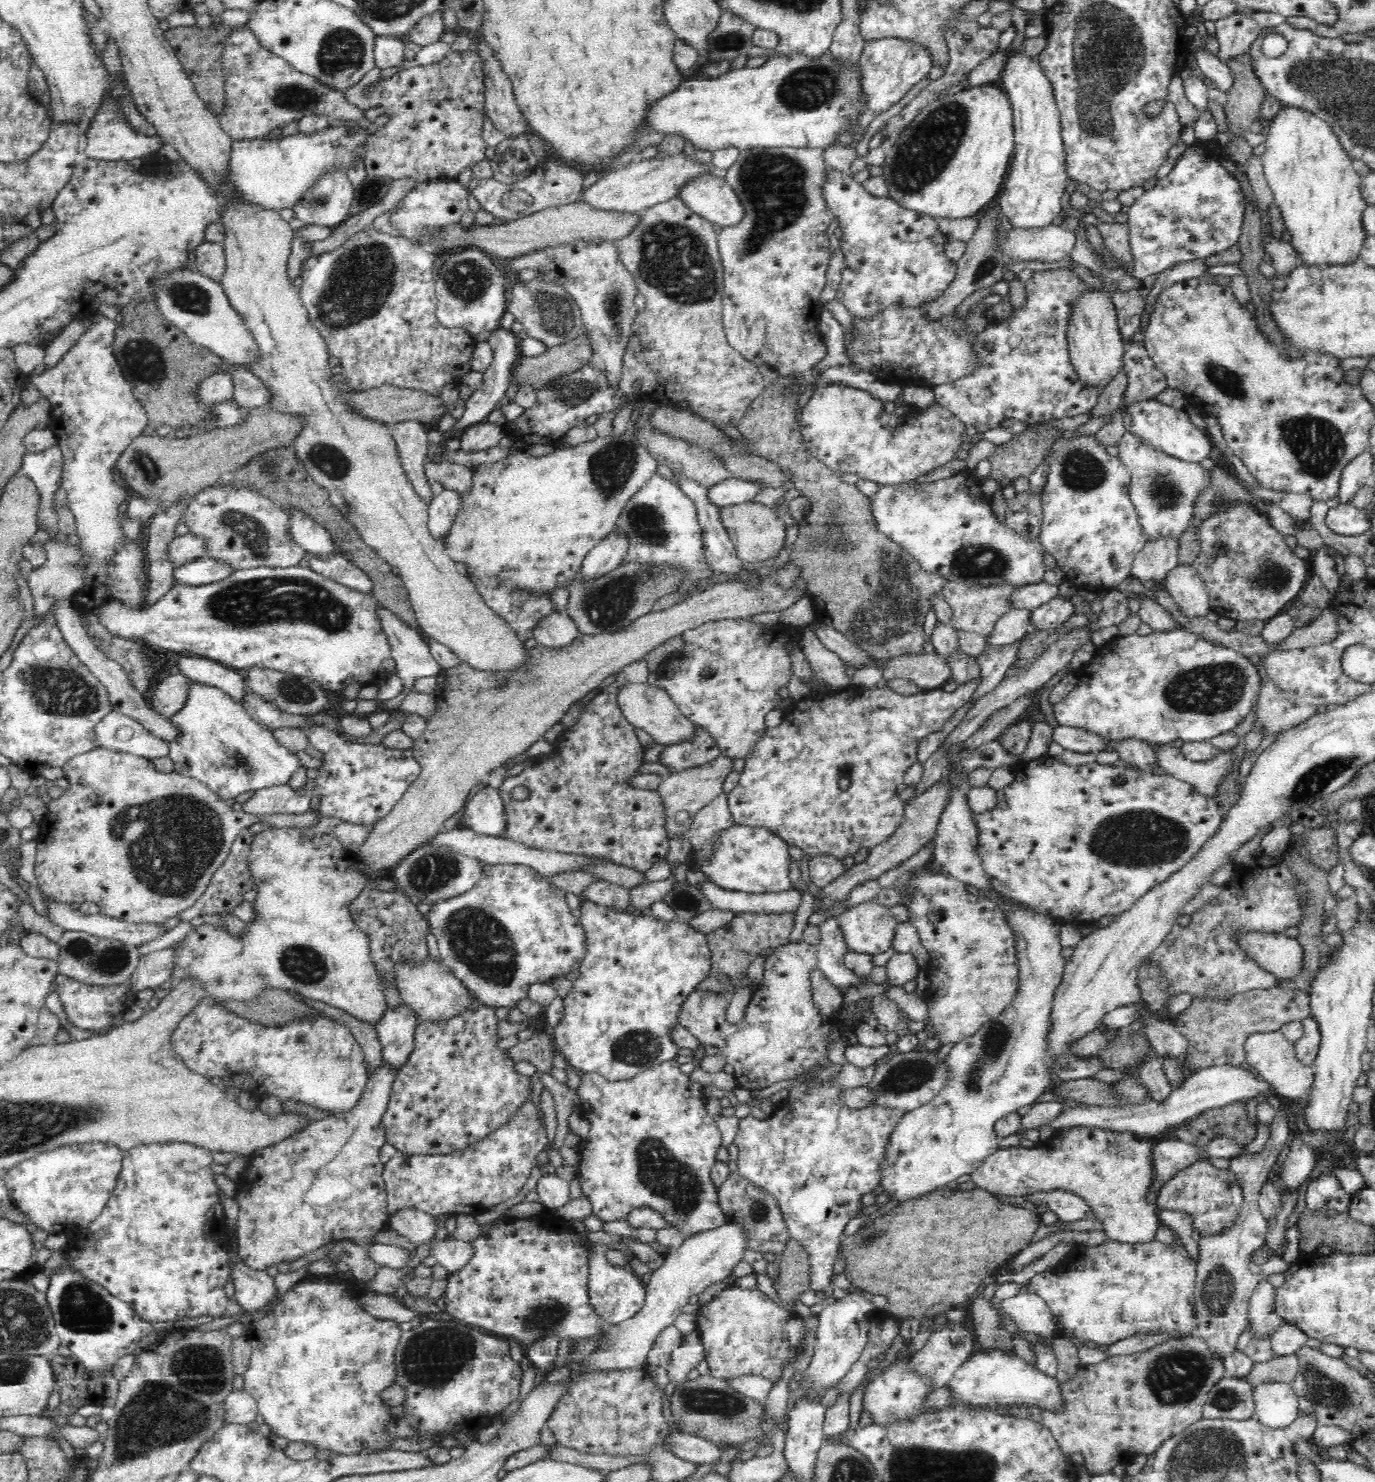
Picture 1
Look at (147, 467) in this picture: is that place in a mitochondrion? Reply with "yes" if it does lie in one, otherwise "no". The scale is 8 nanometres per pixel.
yes

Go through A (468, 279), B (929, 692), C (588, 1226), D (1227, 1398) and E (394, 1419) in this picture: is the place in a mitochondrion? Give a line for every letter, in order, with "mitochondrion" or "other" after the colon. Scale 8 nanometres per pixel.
A: mitochondrion
B: other
C: other
D: mitochondrion
E: other

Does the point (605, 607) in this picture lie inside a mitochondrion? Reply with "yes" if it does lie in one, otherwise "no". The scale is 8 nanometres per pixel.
yes

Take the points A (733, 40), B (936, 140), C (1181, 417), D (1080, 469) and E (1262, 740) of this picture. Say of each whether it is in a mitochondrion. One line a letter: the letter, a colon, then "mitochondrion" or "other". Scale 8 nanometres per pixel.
A: mitochondrion
B: mitochondrion
C: other
D: mitochondrion
E: other

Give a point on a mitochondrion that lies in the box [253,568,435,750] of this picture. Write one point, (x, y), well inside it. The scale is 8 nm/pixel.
(297, 692)

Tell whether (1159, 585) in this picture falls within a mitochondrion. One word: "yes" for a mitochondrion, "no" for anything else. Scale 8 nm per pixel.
no

